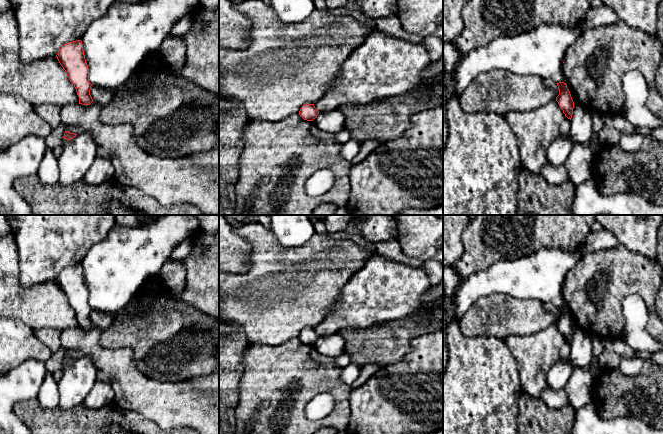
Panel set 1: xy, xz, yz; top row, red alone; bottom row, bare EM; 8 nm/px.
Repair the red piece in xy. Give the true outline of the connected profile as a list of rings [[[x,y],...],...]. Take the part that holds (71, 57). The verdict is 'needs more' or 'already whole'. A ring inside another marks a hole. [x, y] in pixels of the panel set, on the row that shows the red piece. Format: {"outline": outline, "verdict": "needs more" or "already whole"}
{"outline": [[[76,40],[64,44],[56,57],[76,89],[79,104],[90,105],[93,102],[90,95],[92,84],[89,81],[89,68],[86,63],[82,41]]], "verdict": "already whole"}

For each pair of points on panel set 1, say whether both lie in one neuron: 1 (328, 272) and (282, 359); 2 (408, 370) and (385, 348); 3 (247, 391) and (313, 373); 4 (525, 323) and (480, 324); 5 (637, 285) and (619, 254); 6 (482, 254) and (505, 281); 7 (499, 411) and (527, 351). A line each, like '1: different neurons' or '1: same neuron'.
1: different neurons
2: different neurons
3: same neuron
4: same neuron
5: same neuron
6: different neurons
7: different neurons

